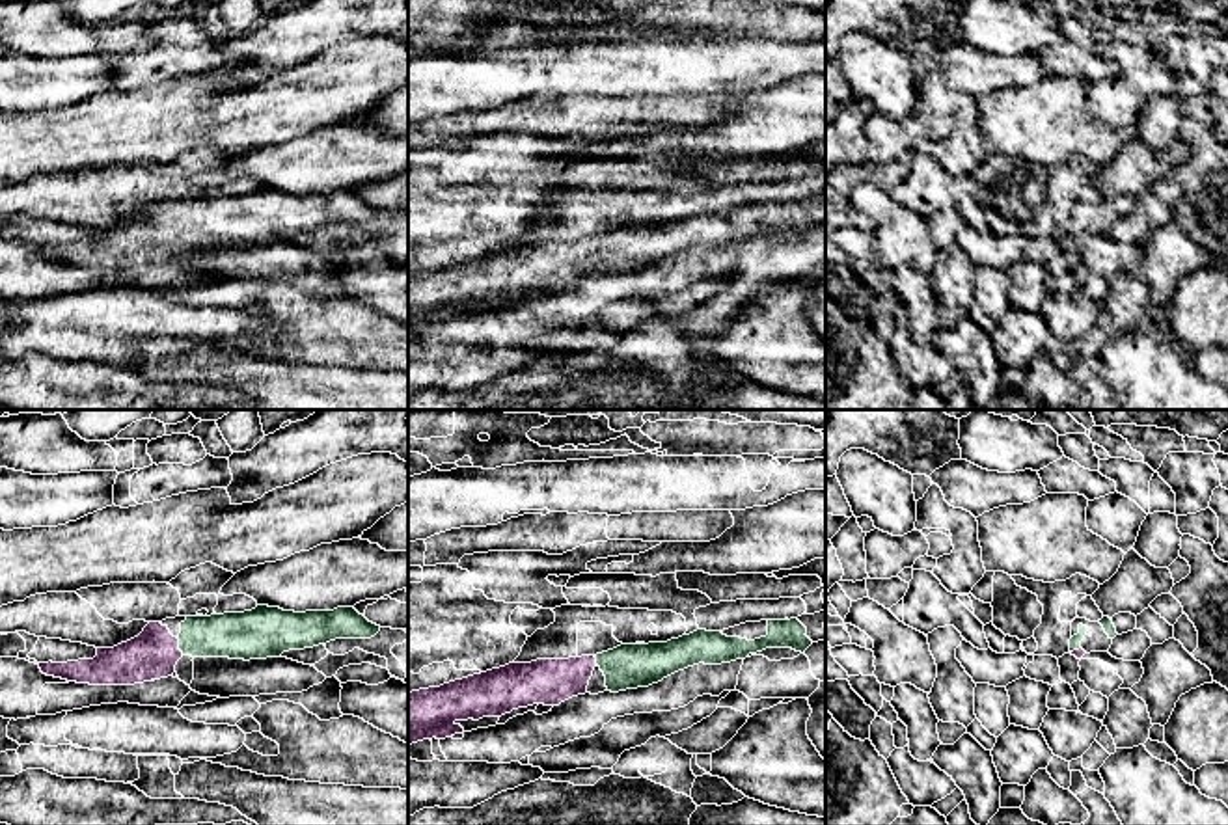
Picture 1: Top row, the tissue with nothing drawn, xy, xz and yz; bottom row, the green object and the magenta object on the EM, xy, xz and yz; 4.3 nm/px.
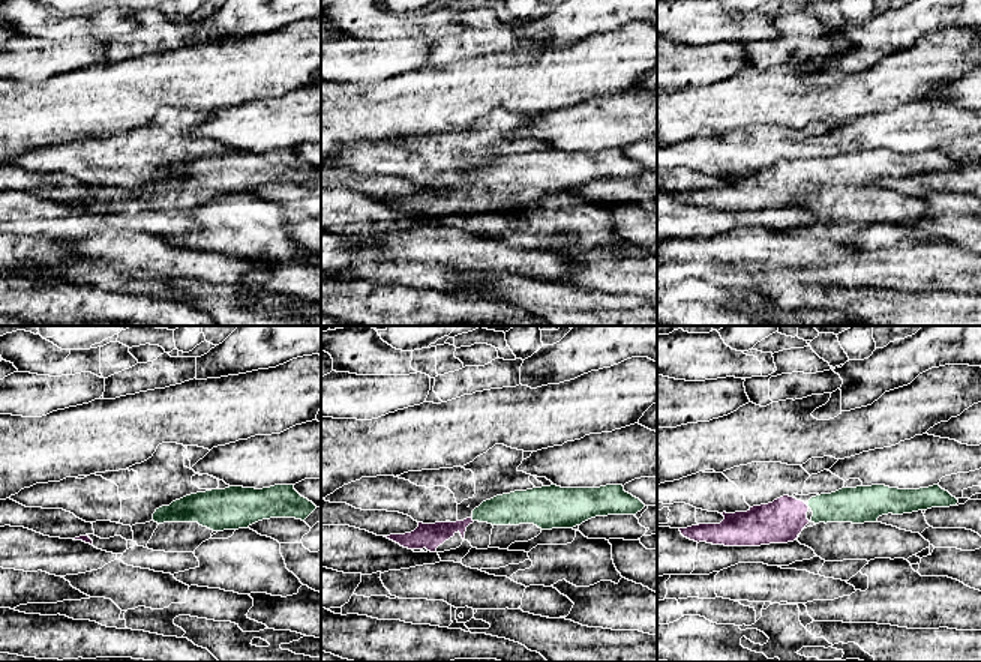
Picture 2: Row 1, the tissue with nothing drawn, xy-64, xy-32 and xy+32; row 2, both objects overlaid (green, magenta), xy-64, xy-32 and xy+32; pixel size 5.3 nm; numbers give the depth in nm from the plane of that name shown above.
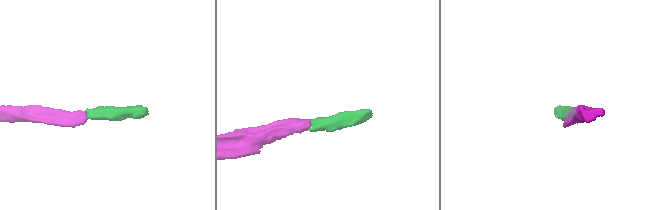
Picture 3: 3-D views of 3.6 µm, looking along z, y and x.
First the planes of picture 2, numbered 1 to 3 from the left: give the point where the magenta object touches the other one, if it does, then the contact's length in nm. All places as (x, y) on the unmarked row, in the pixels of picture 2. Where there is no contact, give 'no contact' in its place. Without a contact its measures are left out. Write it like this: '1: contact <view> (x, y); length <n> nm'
1: no contact
2: no contact
3: no contact

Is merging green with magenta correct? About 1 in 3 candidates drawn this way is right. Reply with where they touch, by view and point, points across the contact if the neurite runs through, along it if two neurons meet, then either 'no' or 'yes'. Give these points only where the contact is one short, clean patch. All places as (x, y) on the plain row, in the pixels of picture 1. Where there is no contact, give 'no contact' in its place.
xy (179, 229) | across xy (235, 218), (202, 218), (179, 229), (153, 237) | yes

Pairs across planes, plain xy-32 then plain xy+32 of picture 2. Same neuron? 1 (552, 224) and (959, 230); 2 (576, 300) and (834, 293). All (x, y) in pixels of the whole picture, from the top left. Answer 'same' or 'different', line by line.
1: different
2: same

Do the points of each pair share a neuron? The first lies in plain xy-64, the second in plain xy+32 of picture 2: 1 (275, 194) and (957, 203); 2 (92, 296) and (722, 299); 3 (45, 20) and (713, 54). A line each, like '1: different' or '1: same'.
1: different
2: same
3: different

